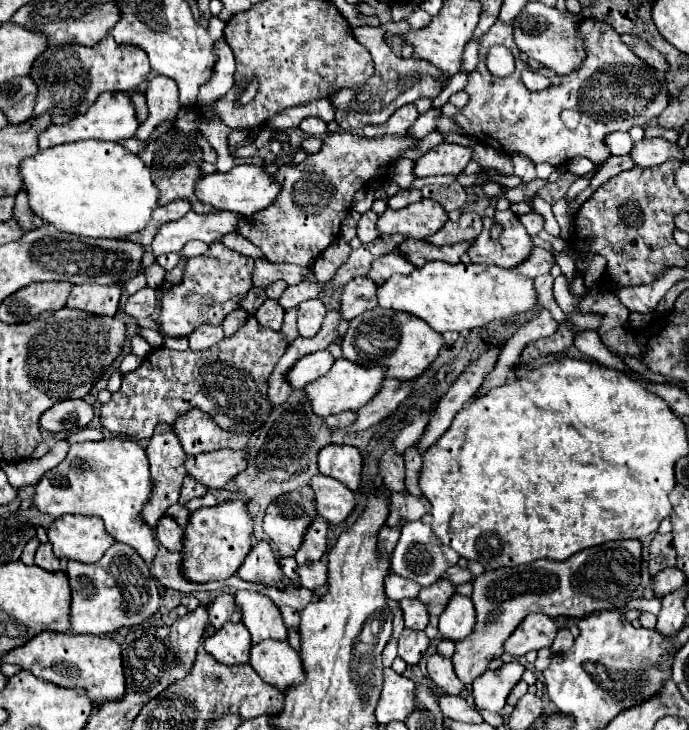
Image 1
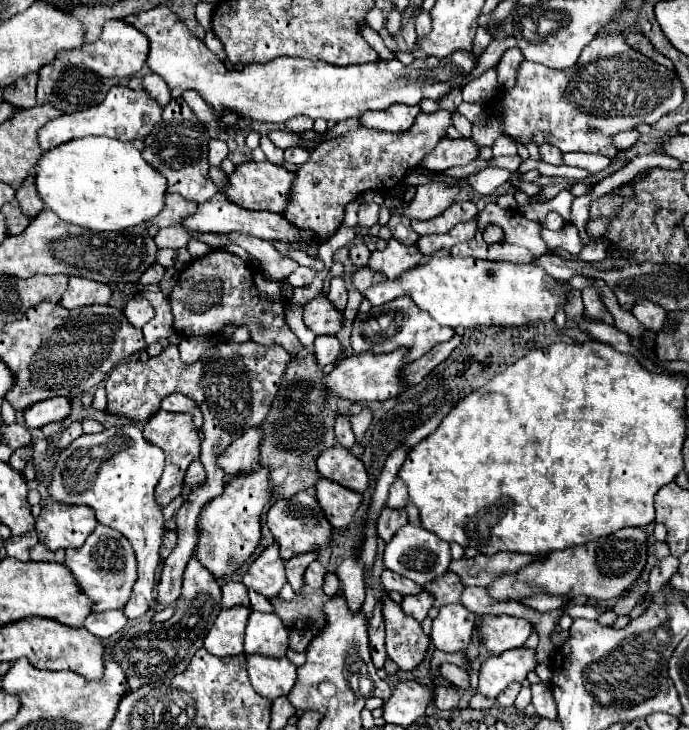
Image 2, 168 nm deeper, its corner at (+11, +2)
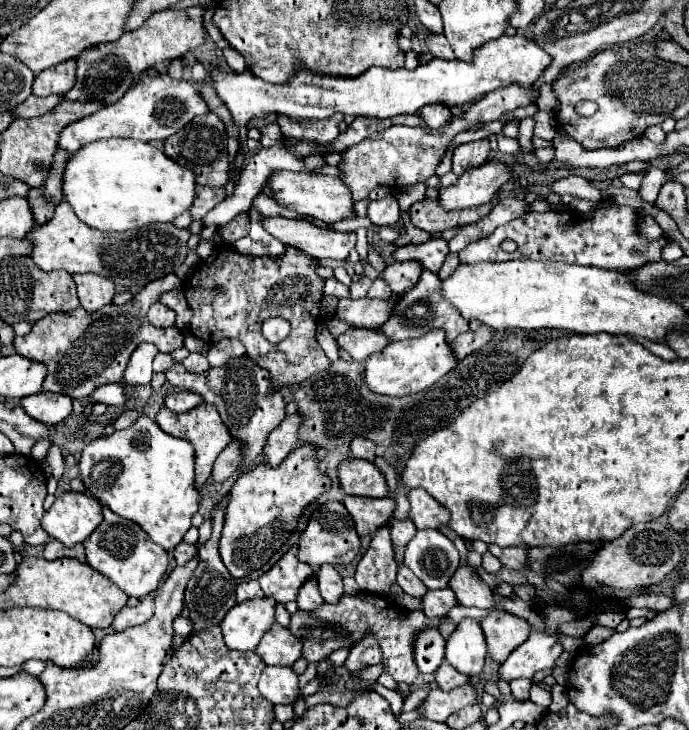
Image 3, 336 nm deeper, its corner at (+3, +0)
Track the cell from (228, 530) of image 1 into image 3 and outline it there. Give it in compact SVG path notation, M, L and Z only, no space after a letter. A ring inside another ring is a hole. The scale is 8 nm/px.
M309 444L295 448L277 468L259 464L251 472L241 474L229 494L229 504L225 508L225 526L223 526L223 534L219 542L219 554L229 574L239 580L259 570L261 566L265 566L267 560L285 544L287 536L295 530L301 510L307 504L311 504L319 494L323 494L329 486L331 486L331 480L323 472L319 472L317 460L315 460L315 448Z

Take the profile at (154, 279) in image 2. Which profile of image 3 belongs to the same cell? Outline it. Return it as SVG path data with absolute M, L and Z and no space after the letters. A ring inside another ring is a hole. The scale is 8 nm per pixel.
M167 274L159 280L153 280L153 284L147 284L129 304L109 304L93 314L85 312L81 306L69 312L49 314L37 320L29 334L17 336L13 340L13 348L19 356L37 360L47 366L43 390L67 392L67 396L71 396L73 400L87 398L95 388L103 384L121 382L127 362L141 342L153 342L159 352L171 352L183 346L179 328L153 328L147 320L147 310L159 300L159 294L181 284L181 278L177 278L175 274Z

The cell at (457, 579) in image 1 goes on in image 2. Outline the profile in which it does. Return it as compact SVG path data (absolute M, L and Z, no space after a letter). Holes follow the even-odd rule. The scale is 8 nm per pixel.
M477 554L475 558L453 560L449 570L453 570L465 586L491 586L501 574L515 574L521 566L529 566L543 556L531 554Z

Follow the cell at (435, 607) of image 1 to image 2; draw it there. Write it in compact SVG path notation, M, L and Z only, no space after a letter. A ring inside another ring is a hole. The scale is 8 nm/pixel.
M451 570L445 572L441 578L435 578L429 586L425 586L425 590L435 596L433 606L437 606L437 608L443 608L451 602L459 602L463 588L465 586L461 584L461 580L457 580L457 574L453 574Z

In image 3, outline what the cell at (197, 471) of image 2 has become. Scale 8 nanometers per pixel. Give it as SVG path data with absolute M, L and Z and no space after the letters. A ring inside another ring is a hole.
M231 442L215 460L213 464L213 470L211 470L211 480L213 482L225 482L239 466L239 458L241 454L237 452L239 444L237 442Z

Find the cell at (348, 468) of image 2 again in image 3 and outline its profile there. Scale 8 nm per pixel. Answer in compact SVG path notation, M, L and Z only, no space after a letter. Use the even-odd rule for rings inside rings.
M349 458L337 468L339 484L345 494L383 498L387 496L387 484L383 474L369 460Z

